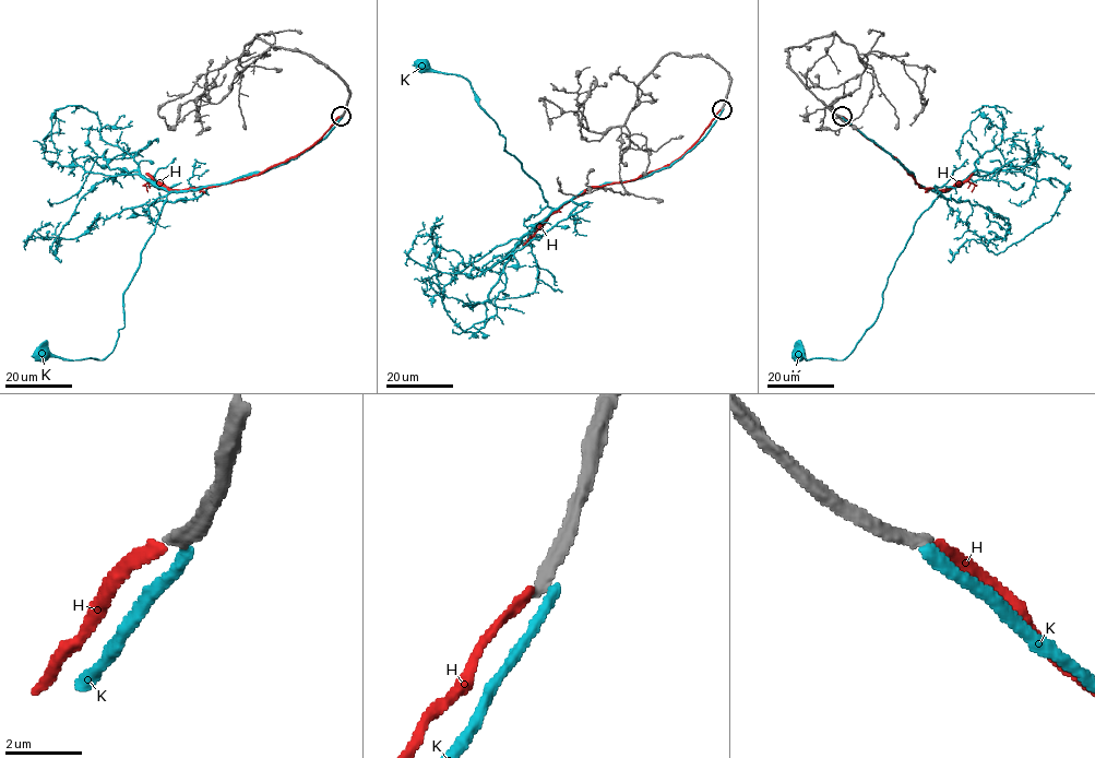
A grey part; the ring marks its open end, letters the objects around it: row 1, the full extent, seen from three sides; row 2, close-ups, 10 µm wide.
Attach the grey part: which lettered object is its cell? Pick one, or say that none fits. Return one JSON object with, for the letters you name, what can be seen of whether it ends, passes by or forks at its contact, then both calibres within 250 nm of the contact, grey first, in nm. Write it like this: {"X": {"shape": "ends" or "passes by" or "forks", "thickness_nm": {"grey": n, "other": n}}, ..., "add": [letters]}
{"add": []}

